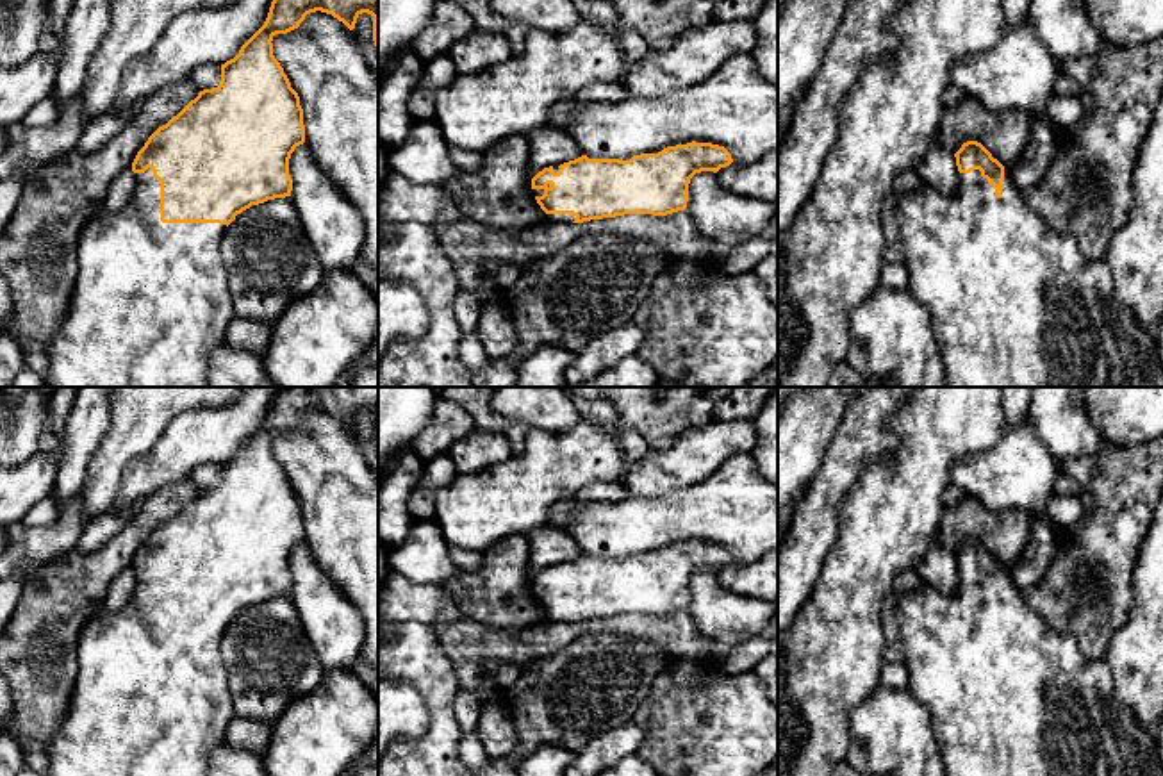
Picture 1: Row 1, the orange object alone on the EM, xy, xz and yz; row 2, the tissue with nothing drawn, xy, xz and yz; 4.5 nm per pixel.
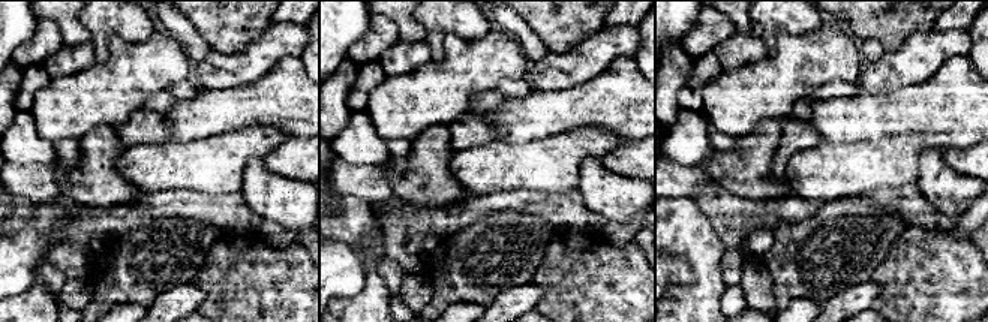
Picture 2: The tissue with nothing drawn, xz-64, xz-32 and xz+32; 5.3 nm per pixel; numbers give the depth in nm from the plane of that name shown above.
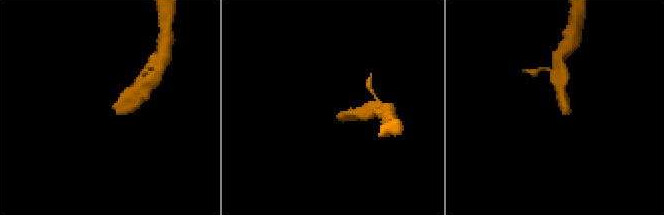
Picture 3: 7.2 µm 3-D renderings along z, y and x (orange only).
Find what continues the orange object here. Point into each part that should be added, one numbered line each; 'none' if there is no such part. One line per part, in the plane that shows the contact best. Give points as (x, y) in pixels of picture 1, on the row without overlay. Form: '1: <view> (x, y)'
1: xz (737, 507)

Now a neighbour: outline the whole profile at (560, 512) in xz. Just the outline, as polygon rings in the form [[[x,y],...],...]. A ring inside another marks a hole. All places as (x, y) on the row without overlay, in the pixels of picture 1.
[[[562,499],[558,503],[555,503],[549,510],[548,516],[548,524],[551,526],[567,526],[571,517],[587,508],[590,503],[589,501],[578,501],[578,499]]]

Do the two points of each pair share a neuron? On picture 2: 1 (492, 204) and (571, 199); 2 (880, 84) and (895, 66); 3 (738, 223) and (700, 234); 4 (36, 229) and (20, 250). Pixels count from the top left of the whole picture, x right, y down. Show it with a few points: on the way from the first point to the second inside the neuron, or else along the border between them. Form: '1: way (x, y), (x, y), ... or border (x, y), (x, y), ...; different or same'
1: way (511, 202), (552, 202); same
2: way (882, 80), (891, 71); same
3: border (694, 199), (726, 249); different
4: way (36, 234), (24, 246); same

